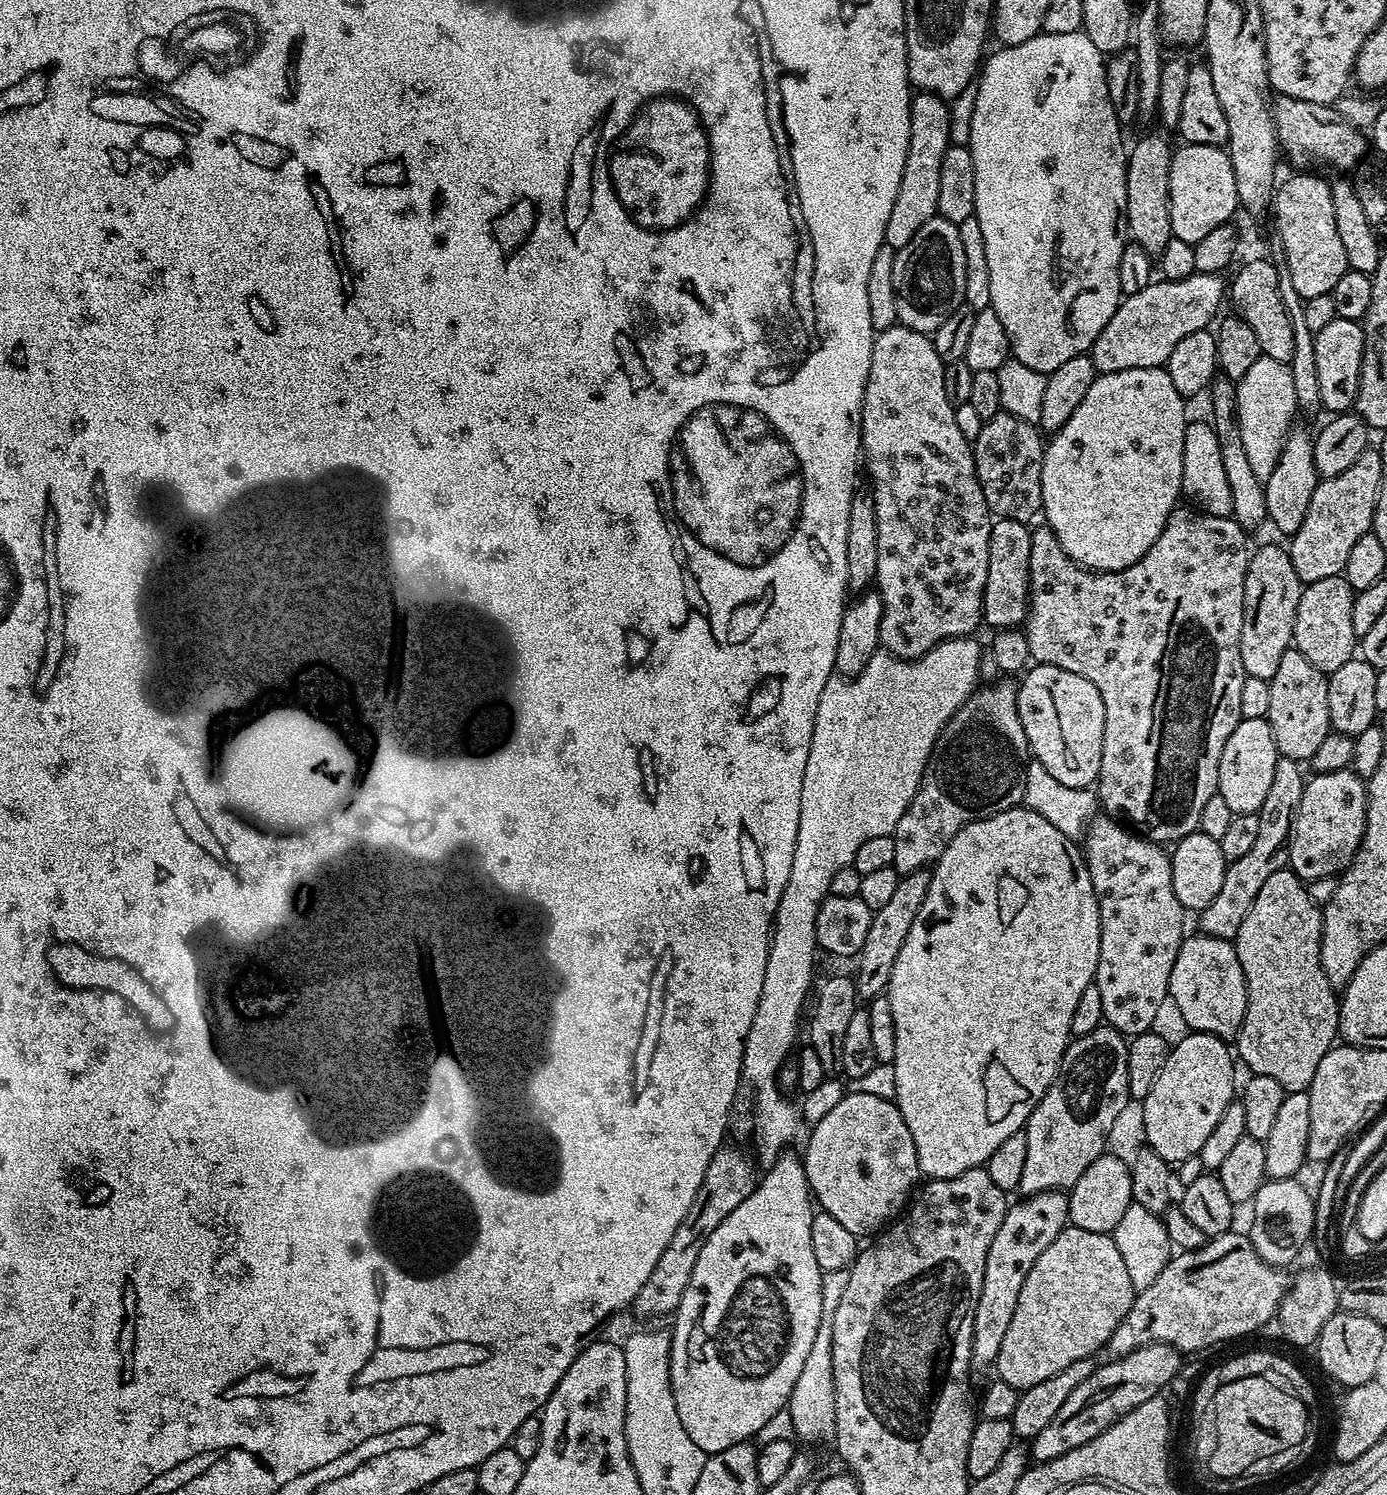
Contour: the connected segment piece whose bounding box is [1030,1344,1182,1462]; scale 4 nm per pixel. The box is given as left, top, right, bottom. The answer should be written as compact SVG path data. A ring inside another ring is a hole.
M1147 1344L1125 1356L1118 1356L1097 1366L1090 1378L1082 1386L1074 1389L1074 1394L1066 1398L1062 1410L1030 1442L1030 1456L1033 1461L1053 1460L1066 1454L1072 1448L1086 1446L1098 1434L1102 1434L1114 1422L1118 1422L1130 1410L1150 1402L1150 1398L1161 1395L1171 1379L1178 1374L1182 1365L1181 1353L1168 1344Z

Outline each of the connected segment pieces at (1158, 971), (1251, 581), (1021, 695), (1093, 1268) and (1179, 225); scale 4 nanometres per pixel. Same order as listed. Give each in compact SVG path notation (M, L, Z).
M1108 814L1097 815L1083 837L1082 851L1088 862L1090 882L1094 886L1100 911L1100 957L1094 983L1102 994L1105 1021L1123 1032L1125 1037L1131 1038L1153 1031L1155 1024L1152 1023L1159 1018L1164 1000L1166 1004L1169 999L1170 970L1174 970L1174 960L1178 958L1178 950L1186 939L1186 909L1182 902L1178 902L1178 894L1174 894L1169 853L1163 852L1159 843L1137 834L1131 827L1123 828L1119 822Z
M1264 544L1248 558L1244 587L1244 617L1240 635L1240 653L1245 676L1272 680L1278 671L1282 654L1293 647L1292 635L1298 614L1302 582L1287 547Z
M1037 663L1023 673L1022 679L1024 681L1019 681L1016 691L1016 705L1031 755L1065 786L1087 788L1095 785L1099 781L1102 766L1104 707L1102 694L1098 694L1094 682L1086 682L1086 678L1070 674L1070 670Z
M1071 1226L1063 1228L1058 1238L1054 1238L1054 1242L1050 1242L1050 1246L1038 1254L1030 1266L1030 1274L1026 1274L1026 1282L1022 1282L1022 1294L1018 1294L1014 1318L1010 1318L1006 1338L1002 1338L1002 1350L998 1350L995 1375L1002 1382L1023 1390L1038 1386L1038 1382L1058 1374L1058 1370L1070 1366L1070 1362L1095 1357L1095 1352L1107 1345L1122 1318L1126 1318L1137 1291L1122 1263L1122 1254L1118 1254L1118 1246L1109 1233L1094 1234L1090 1230Z
M1184 144L1172 153L1170 166L1170 226L1175 239L1195 245L1210 230L1229 223L1240 204L1234 166L1227 151L1214 144Z

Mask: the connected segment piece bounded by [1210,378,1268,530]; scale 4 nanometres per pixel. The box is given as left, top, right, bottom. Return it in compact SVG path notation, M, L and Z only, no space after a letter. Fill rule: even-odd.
M1217 378L1212 381L1210 423L1218 434L1218 446L1222 446L1222 467L1226 470L1226 479L1230 481L1230 494L1234 497L1232 516L1245 530L1253 530L1252 528L1268 520L1266 494L1264 493L1264 481L1258 478L1258 474L1254 474L1250 466L1250 458L1246 454L1246 446L1242 446L1240 419L1236 416L1236 386L1237 381L1227 378Z

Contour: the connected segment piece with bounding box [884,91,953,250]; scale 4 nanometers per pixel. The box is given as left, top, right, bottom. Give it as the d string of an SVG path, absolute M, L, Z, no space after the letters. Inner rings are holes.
M917 91L912 98L912 109L910 110L910 138L908 139L908 153L906 154L906 166L902 174L902 186L898 186L898 198L894 198L894 210L890 210L890 222L886 222L886 234L884 242L894 246L897 250L906 247L930 222L932 216L937 215L938 206L938 178L942 174L942 154L946 154L952 136L952 116L948 113L949 101L942 96L936 96L933 92Z

